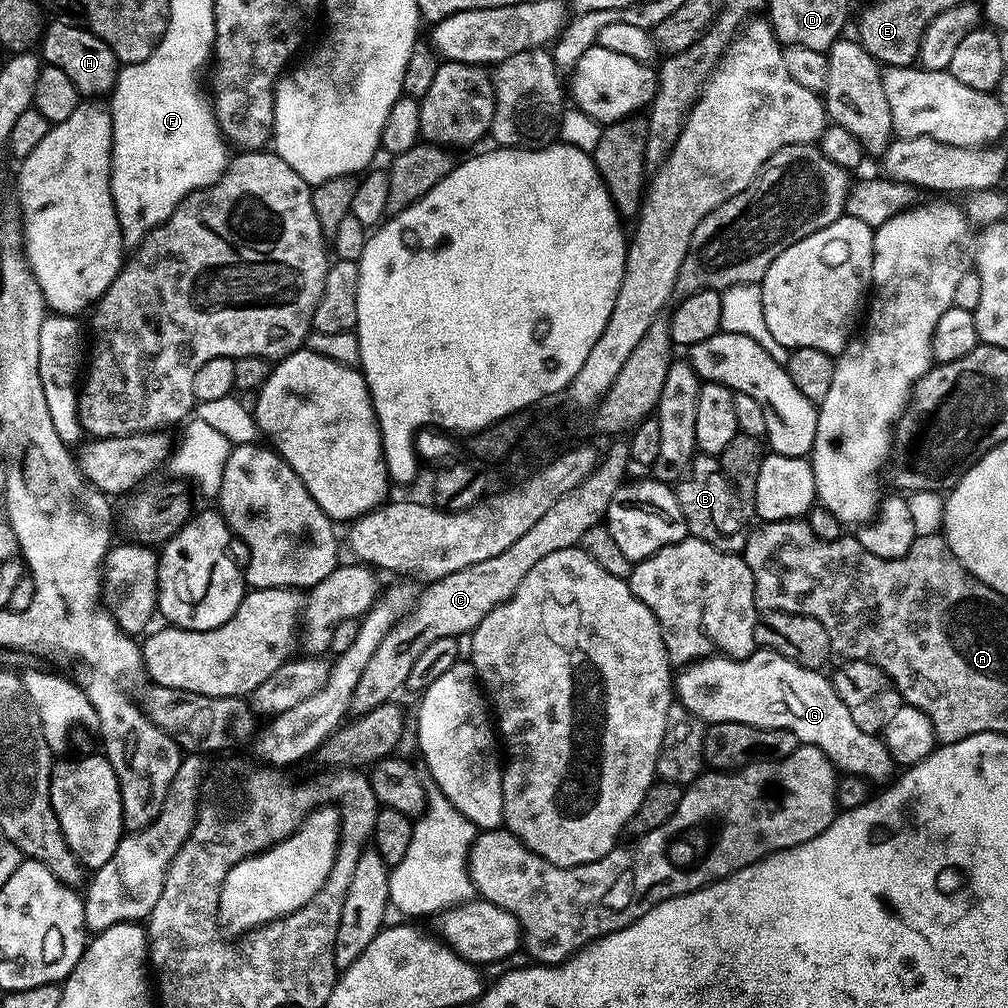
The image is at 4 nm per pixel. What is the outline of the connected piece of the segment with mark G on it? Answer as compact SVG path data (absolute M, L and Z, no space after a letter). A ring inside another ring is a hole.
M757 650L745 660L733 660L730 656L713 654L703 660L693 660L691 664L681 667L674 680L674 696L687 712L704 721L705 725L718 722L742 722L750 726L767 726L790 730L796 735L800 744L812 744L841 773L860 776L863 780L875 782L893 779L894 761L883 739L879 735L862 730L854 718L850 718L850 710L846 710L846 702L838 698L831 679L823 676L823 671L804 668L795 664L777 652Z

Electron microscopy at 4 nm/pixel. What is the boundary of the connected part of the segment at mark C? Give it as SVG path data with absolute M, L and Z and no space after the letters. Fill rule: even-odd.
M616 438L612 445L597 459L596 469L593 470L570 494L562 494L518 542L510 542L502 554L494 554L494 558L486 558L477 564L466 566L440 580L431 581L428 589L421 591L416 597L415 607L404 616L382 639L378 650L371 655L358 686L353 690L351 715L353 717L366 714L374 710L379 704L389 703L399 688L403 689L408 682L408 675L418 662L422 650L430 646L430 642L438 642L438 638L460 638L470 634L502 602L506 602L522 586L522 578L542 562L554 550L566 550L579 545L582 534L590 530L590 526L601 523L608 515L610 498L618 494L621 484L625 483L629 475L630 457L628 454L628 441Z

